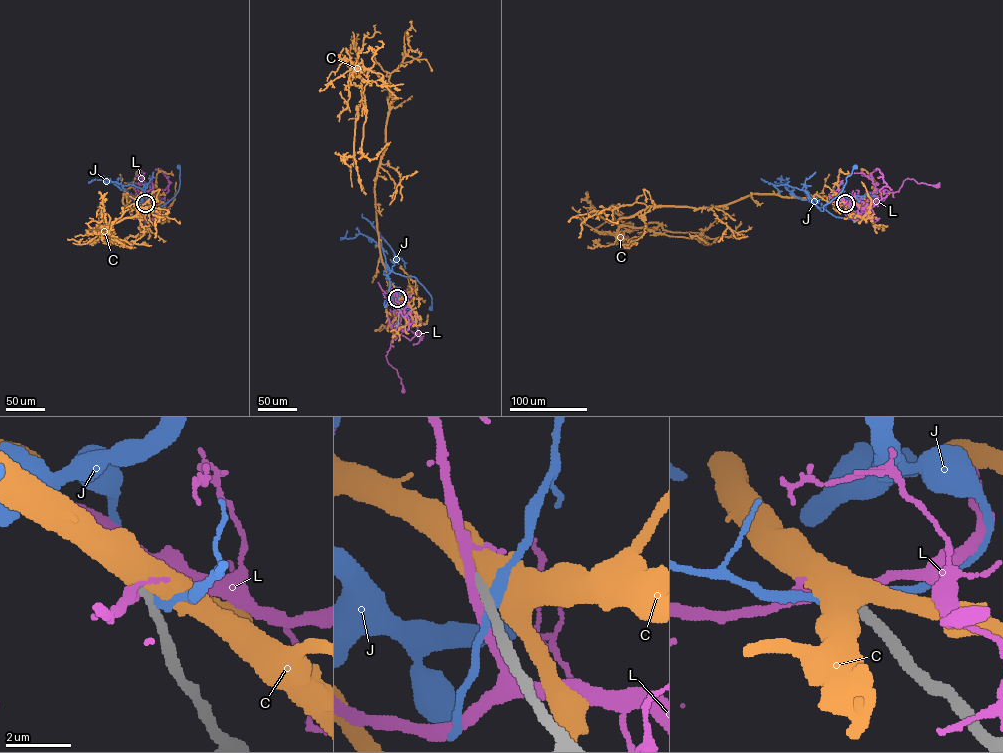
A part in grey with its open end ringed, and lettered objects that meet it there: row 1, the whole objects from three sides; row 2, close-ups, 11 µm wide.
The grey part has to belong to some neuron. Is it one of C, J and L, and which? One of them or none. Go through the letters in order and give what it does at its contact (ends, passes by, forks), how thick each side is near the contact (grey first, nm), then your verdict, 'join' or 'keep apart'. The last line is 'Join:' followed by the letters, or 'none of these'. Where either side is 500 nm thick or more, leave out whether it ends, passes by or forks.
C: calibres 360 and 500 nm; join
J: it passes by; calibres 460 and 360 nm; keep apart
L: it passes by; calibres 400 and 280 nm; keep apart
Join: C

